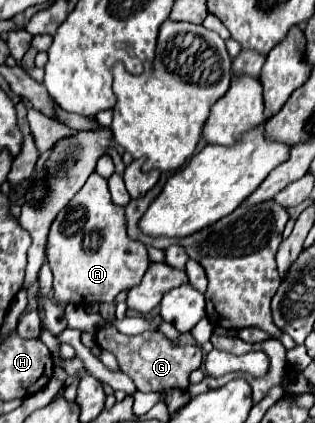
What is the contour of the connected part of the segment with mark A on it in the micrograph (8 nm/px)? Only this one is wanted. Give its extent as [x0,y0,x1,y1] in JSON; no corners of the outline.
[47,173,149,305]

